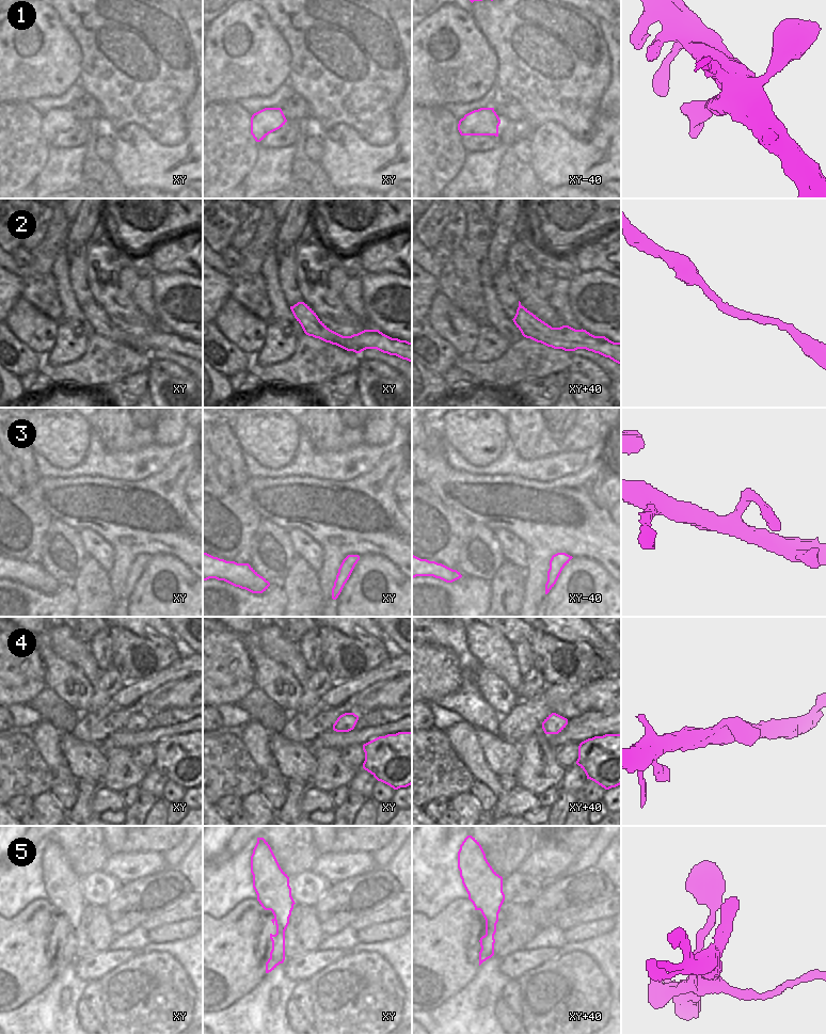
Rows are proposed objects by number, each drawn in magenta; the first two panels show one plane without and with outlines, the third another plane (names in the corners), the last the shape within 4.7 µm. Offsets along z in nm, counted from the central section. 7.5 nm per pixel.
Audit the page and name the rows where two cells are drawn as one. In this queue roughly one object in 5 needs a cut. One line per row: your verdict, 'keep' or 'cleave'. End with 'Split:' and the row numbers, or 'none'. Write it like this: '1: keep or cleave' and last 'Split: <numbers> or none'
1: keep
2: keep
3: keep
4: keep
5: keep
Split: none

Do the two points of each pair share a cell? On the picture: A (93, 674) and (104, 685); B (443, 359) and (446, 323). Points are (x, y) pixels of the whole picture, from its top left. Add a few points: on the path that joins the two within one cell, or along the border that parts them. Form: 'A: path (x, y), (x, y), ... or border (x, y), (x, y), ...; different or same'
A: border (100, 672), (92, 683); different
B: border (429, 320), (429, 323), (459, 354); different

